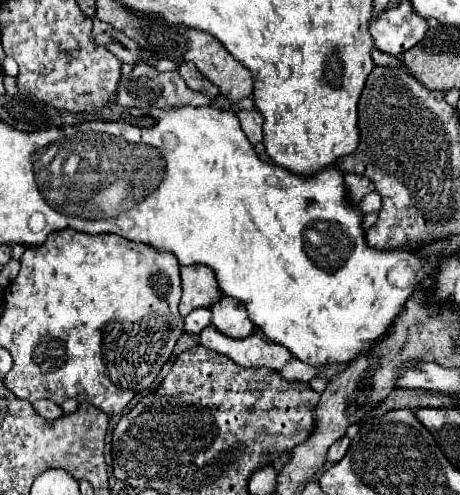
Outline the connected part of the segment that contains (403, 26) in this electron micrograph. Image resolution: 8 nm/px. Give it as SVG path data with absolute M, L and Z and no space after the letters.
M403 2L371 20L369 30L377 50L399 56L425 38L427 22L413 12L411 2Z

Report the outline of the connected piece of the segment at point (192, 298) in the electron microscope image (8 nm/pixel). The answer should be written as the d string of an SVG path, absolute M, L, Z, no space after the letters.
M183 266L181 268L181 286L183 296L179 304L181 316L187 316L193 308L211 308L215 302L223 298L221 288L217 286L217 278L213 270L207 266Z

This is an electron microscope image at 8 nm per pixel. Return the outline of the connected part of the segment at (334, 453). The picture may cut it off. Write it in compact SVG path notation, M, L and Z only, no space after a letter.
M343 436L343 438L339 438L331 448L329 448L329 454L327 454L327 462L331 462L331 464L337 464L343 456L345 456L345 452L347 452L347 448L349 448L349 438L347 436Z

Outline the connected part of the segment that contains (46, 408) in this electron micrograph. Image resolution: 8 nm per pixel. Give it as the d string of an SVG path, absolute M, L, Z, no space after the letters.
M41 400L41 402L35 402L35 404L33 404L33 408L37 408L39 416L43 416L43 418L47 418L47 420L55 420L55 418L63 416L61 408L59 408L55 402L49 402L49 400Z

